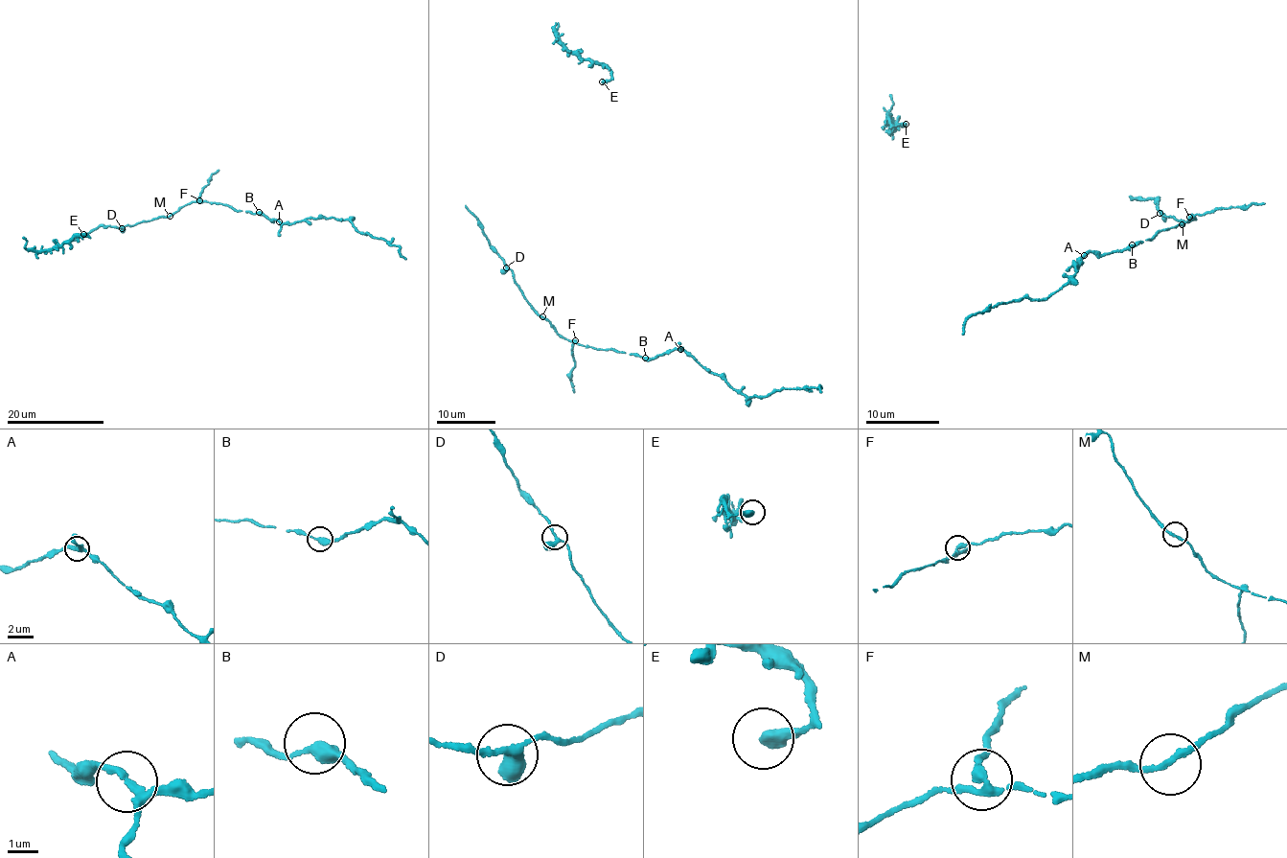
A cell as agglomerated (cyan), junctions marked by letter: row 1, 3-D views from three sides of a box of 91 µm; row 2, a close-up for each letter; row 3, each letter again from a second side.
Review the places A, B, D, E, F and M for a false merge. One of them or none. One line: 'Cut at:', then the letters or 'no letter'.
Cut at: F

